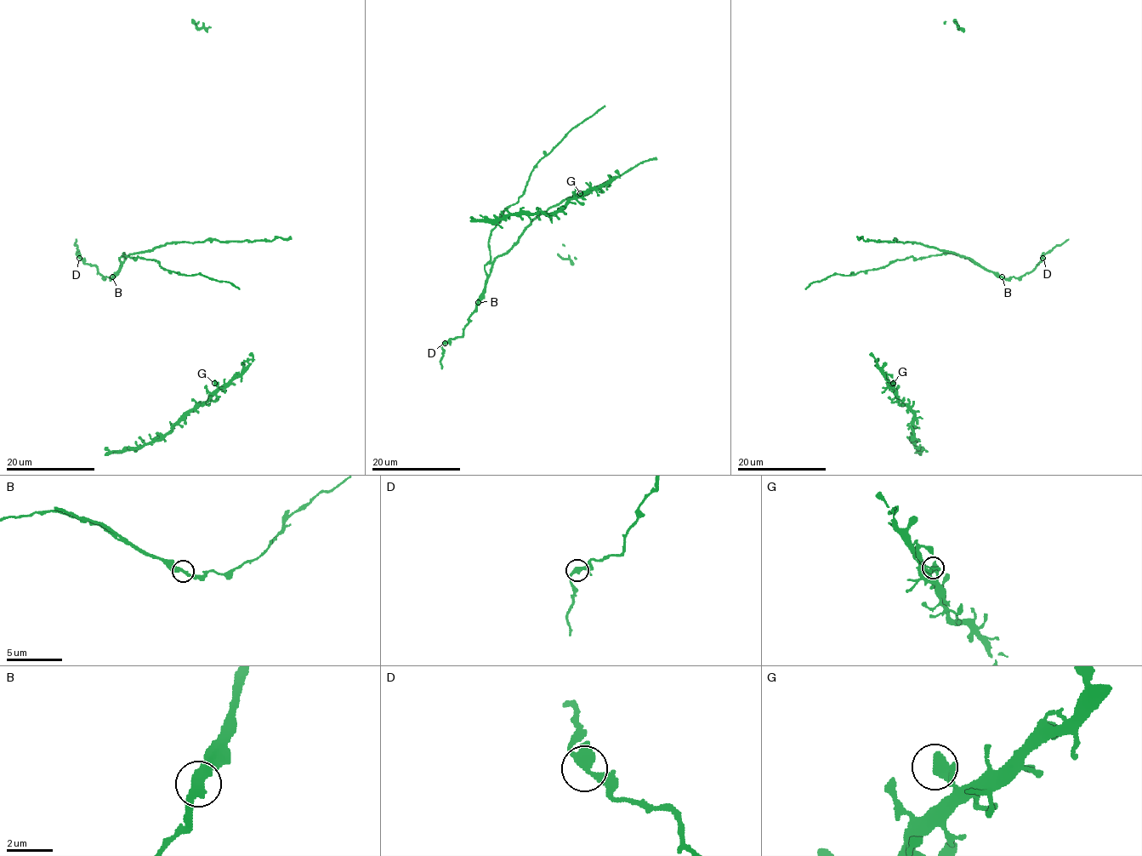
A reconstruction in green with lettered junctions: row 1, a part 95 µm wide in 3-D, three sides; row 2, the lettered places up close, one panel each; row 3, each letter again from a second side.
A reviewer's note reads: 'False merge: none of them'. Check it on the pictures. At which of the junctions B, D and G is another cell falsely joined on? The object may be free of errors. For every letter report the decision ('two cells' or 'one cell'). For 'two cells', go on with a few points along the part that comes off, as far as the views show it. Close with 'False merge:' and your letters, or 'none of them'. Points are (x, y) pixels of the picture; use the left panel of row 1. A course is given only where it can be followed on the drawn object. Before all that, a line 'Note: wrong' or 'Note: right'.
Note: wrong
B: two cells; foreign part runs (112, 276), (128, 255), (171, 243), (203, 242), (208, 238), (224, 242), (272, 241), (276, 237), (291, 236)
D: one cell
G: one cell
False merge: B

